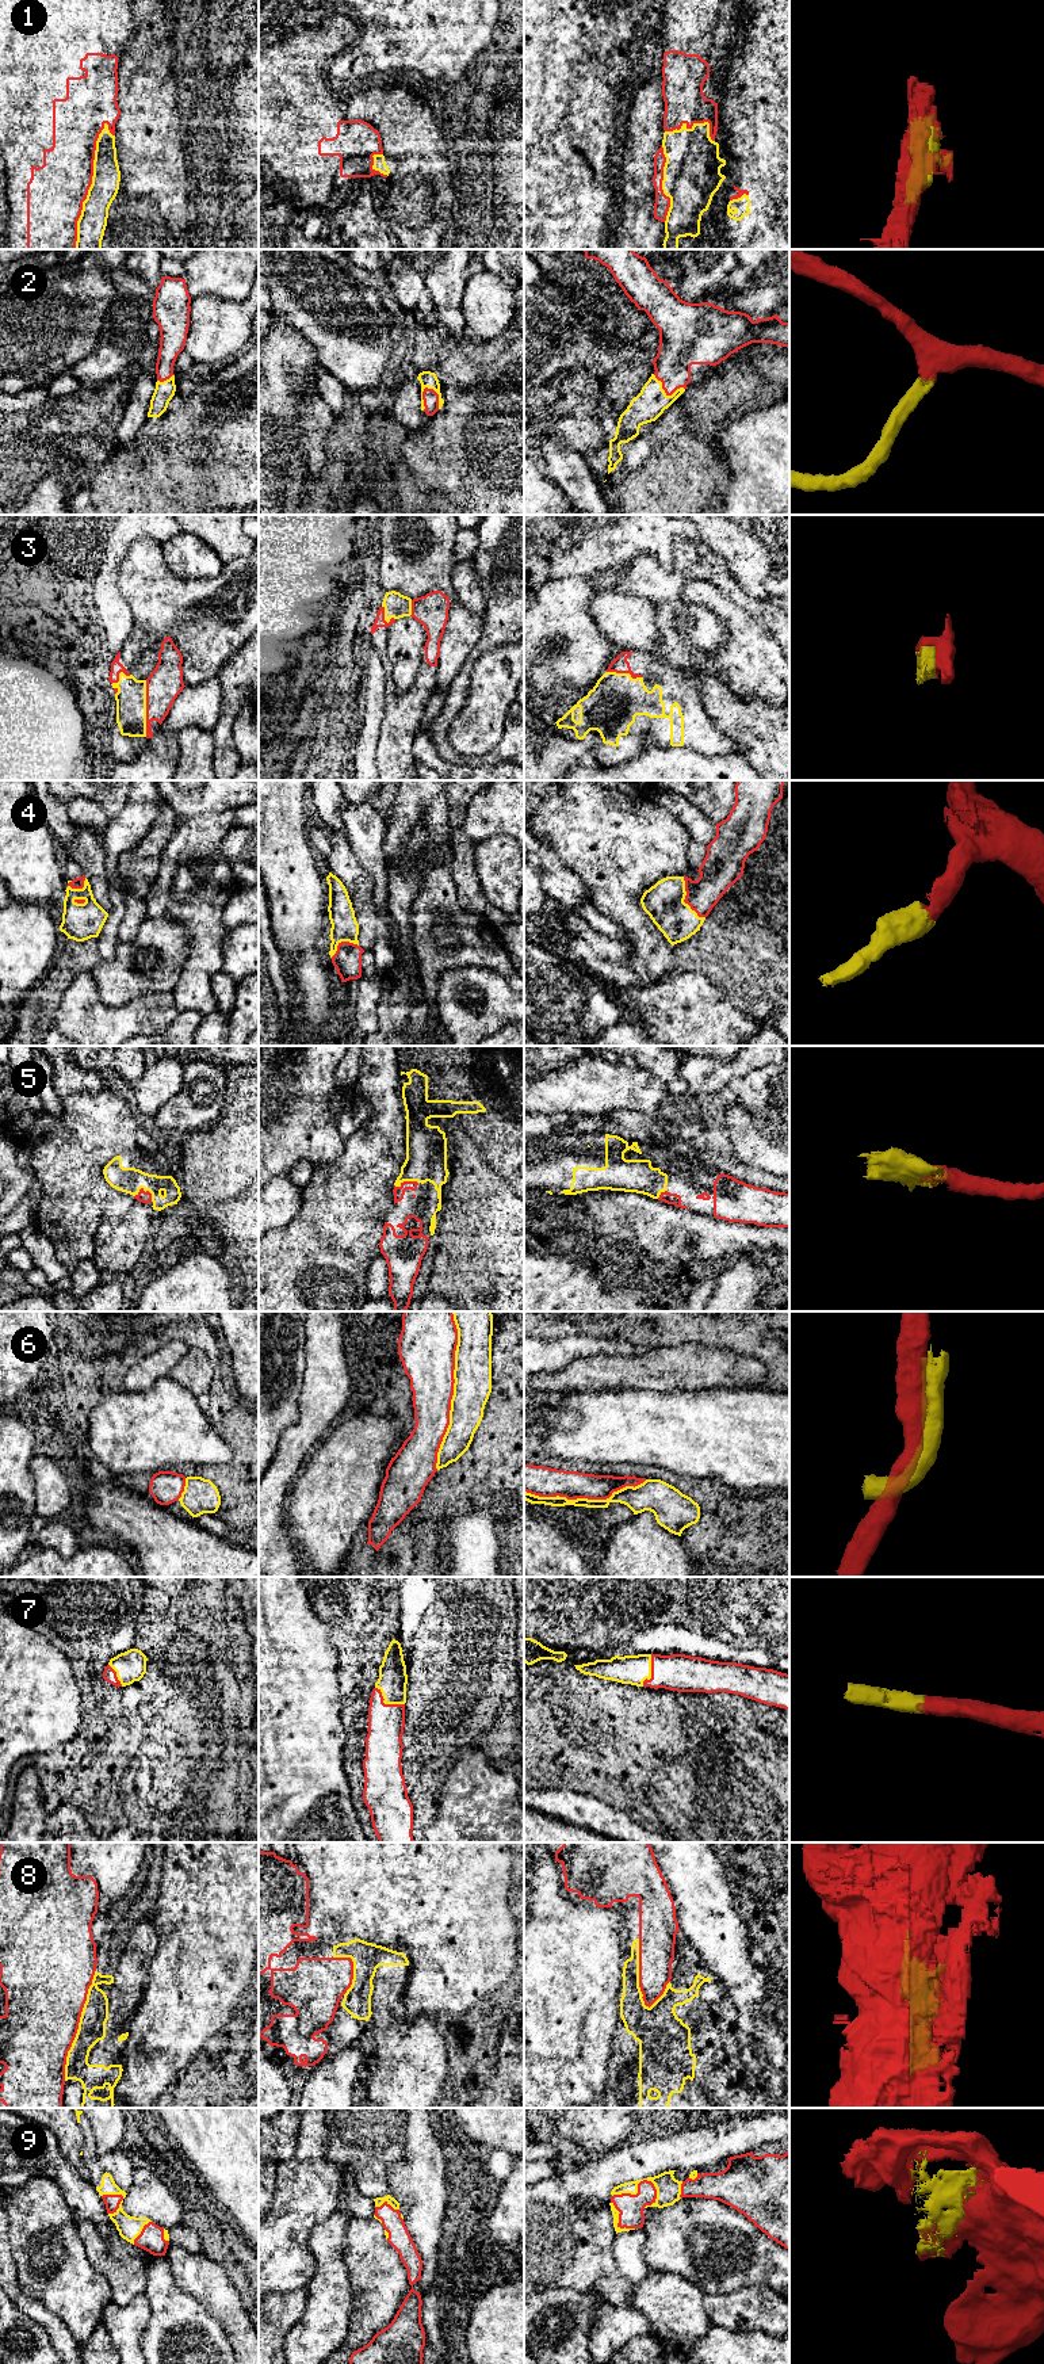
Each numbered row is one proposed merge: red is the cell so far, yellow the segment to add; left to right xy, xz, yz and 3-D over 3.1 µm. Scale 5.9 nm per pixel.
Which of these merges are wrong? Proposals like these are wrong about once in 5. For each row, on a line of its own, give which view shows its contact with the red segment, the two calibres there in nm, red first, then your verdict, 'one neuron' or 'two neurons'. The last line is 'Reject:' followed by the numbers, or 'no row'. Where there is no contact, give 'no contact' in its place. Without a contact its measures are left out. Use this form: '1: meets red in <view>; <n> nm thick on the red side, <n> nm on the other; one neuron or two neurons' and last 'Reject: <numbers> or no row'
1: meets red in xy; 340 nm thick on the red side, 170 nm on the other; two neurons
2: meets red in xz; 100 nm thick on the red side, 100 nm on the other; one neuron
3: meets red in xy; 200 nm thick on the red side, 180 nm on the other; one neuron
4: meets red in yz; 200 nm thick on the red side, 240 nm on the other; one neuron
5: meets red in xy; 70 nm thick on the red side, 160 nm on the other; one neuron
6: meets red in xz; 320 nm thick on the red side, 220 nm on the other; two neurons
7: meets red in xz; 220 nm thick on the red side, 170 nm on the other; one neuron
8: meets red in xy; 460 nm thick on the red side, 160 nm on the other; two neurons
9: meets red in yz; 150 nm thick on the red side, 140 nm on the other; one neuron
Reject: 1, 6, 8

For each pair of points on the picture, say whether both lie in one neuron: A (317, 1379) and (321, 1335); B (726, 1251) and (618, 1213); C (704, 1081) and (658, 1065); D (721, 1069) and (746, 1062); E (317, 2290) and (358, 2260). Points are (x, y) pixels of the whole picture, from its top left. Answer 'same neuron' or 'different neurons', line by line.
A: same neuron
B: same neuron
C: different neurons
D: same neuron
E: different neurons

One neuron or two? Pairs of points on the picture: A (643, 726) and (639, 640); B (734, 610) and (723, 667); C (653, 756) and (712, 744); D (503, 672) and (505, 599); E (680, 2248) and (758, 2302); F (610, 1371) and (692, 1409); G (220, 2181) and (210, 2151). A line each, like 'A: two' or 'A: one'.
A: two
B: one
C: two
D: two
E: two
F: two
G: two

